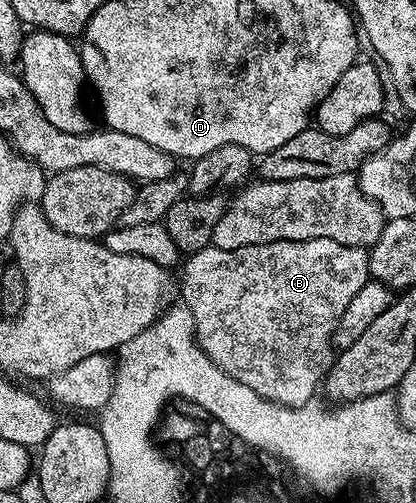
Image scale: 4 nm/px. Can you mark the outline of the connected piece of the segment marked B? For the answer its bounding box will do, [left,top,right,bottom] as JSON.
[182,239,371,409]

